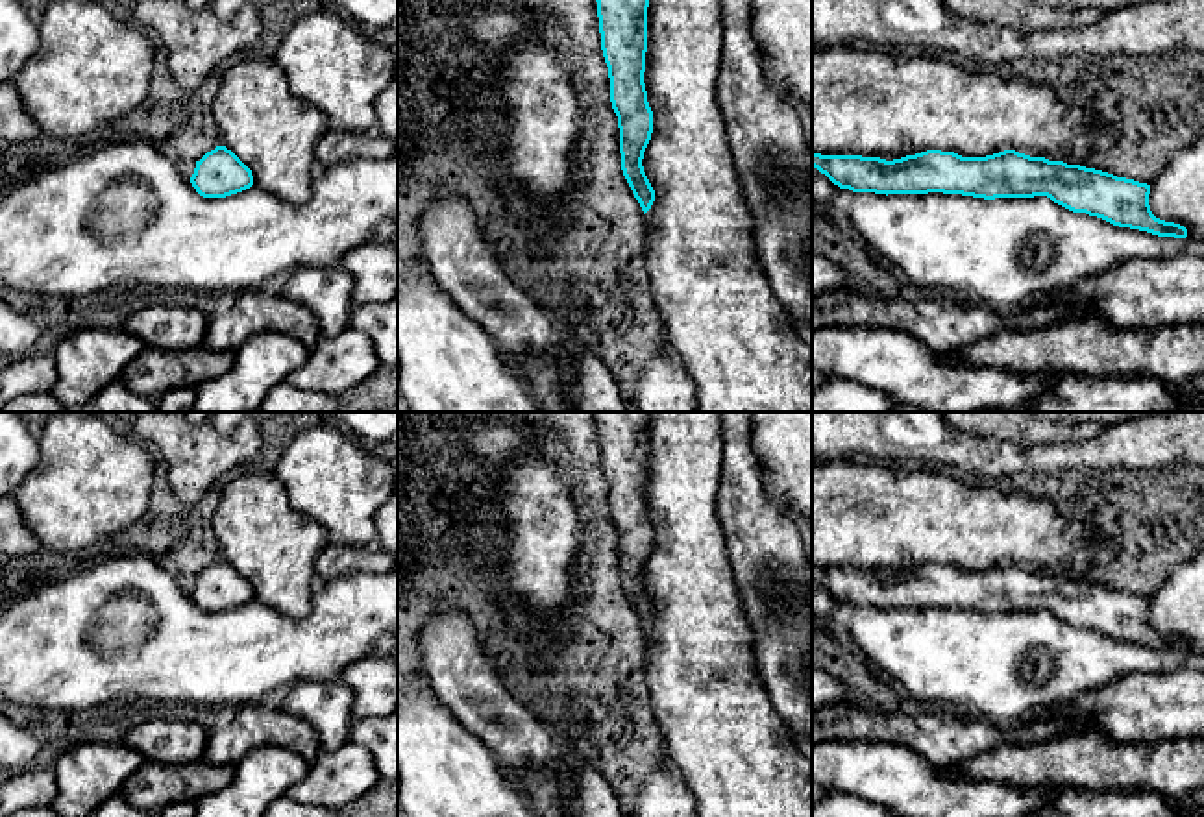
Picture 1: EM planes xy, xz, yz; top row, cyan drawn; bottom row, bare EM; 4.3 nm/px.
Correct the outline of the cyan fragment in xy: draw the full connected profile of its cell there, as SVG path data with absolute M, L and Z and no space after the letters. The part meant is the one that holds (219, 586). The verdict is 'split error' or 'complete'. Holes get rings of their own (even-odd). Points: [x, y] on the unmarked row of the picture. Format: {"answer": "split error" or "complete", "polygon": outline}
{"answer": "split error", "polygon": "M240 475L220 494L213 514L220 558L196 575L192 601L203 612L226 612L252 599L301 619L311 612L316 588L316 558L329 543L322 523L290 506L283 482L274 475Z"}

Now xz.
{"answer": "split error", "polygon": "M596 412L601 464L608 481L610 516L618 530L623 590L645 628L645 682L653 717L662 732L664 752L675 763L697 800L697 817L812 817L812 763L793 741L793 732L779 717L758 677L755 632L745 614L731 567L727 540L718 518L718 488L723 471L719 412Z"}

